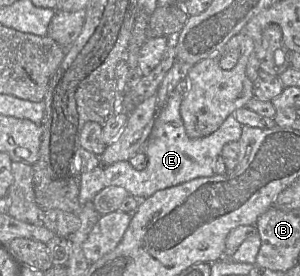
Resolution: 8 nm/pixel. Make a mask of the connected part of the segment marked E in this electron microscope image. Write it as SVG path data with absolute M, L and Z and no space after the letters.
M174 91L166 105L158 111L150 137L143 150L148 158L148 164L144 170L135 169L129 161L118 161L106 166L100 164L93 171L81 174L79 192L81 206L90 203L97 193L109 186L123 187L130 195L141 200L156 191L215 174L216 158L221 155L225 144L239 141L243 126L232 114L212 134L201 138L190 138L185 131L180 114L182 100L183 97Z

